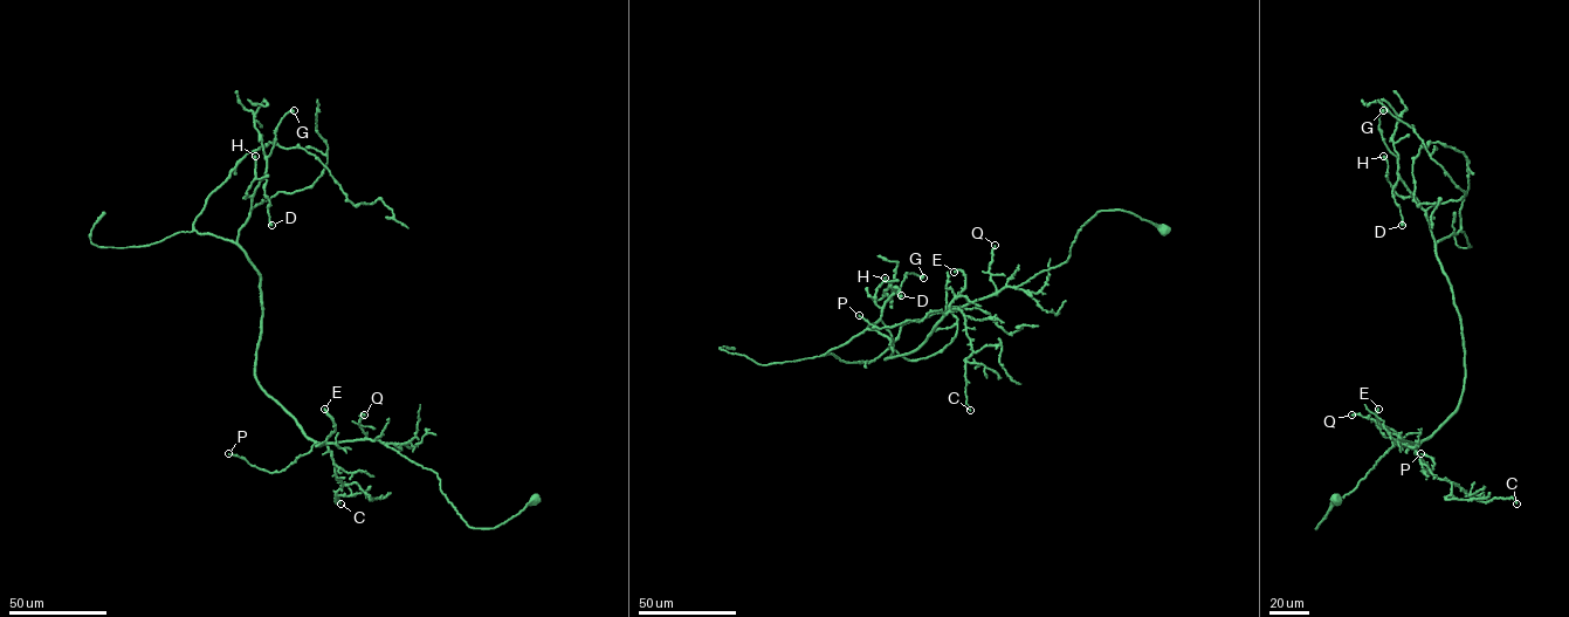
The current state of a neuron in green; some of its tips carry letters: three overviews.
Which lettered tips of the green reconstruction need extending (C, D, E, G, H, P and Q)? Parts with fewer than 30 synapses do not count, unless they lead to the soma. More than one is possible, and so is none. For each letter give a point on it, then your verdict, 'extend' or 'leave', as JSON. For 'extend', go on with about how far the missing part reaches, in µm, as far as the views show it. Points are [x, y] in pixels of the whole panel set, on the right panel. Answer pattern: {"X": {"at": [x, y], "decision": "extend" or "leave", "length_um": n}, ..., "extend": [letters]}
{"C": {"at": [1516, 504], "decision": "leave"}, "D": {"at": [1402, 225], "decision": "leave"}, "E": {"at": [1378, 409], "decision": "extend", "length_um": 80}, "G": {"at": [1383, 110], "decision": "leave"}, "H": {"at": [1383, 156], "decision": "leave"}, "P": {"at": [1420, 453], "decision": "leave"}, "Q": {"at": [1351, 415], "decision": "leave"}, "extend": ["E"]}

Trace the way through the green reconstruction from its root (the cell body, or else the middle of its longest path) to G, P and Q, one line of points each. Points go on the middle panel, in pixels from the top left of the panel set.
G: (1163, 228), (1100, 211), (1066, 262), (949, 312), (885, 358), (890, 340), (867, 328), (907, 273), (923, 278)
P: (1163, 228), (1123, 210), (1100, 211), (1079, 231), (1066, 262), (1017, 287), (919, 322), (879, 328), (859, 315)
Q: (1163, 228), (1123, 210), (1100, 211), (1079, 231), (1066, 262), (997, 293), (989, 272), (995, 245)

